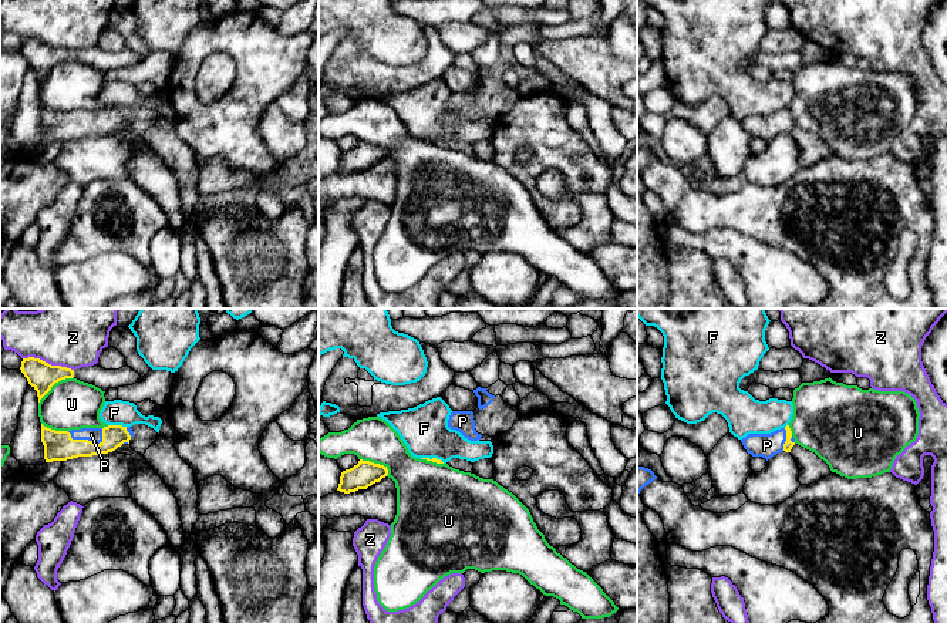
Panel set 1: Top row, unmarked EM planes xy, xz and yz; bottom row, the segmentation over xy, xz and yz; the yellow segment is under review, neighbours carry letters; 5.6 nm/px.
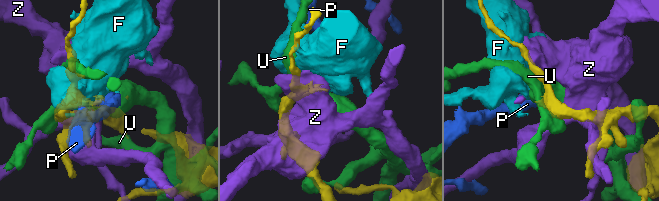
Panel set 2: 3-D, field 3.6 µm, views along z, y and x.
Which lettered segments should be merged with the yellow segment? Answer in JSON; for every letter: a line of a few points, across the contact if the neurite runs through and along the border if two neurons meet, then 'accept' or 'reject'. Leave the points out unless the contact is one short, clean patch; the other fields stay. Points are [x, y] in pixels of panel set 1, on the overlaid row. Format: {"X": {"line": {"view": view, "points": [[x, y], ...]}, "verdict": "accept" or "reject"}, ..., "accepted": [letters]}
{"F": {"line": {"view": "xy", "points": [[108, 424], [125, 427]]}, "verdict": "reject"}, "P": {"line": {"view": "xy", "points": [[59, 445], [84, 440], [91, 434]]}, "verdict": "accept"}, "U": {"verdict": "reject"}, "Z": {"verdict": "reject"}, "accepted": ["P"]}

